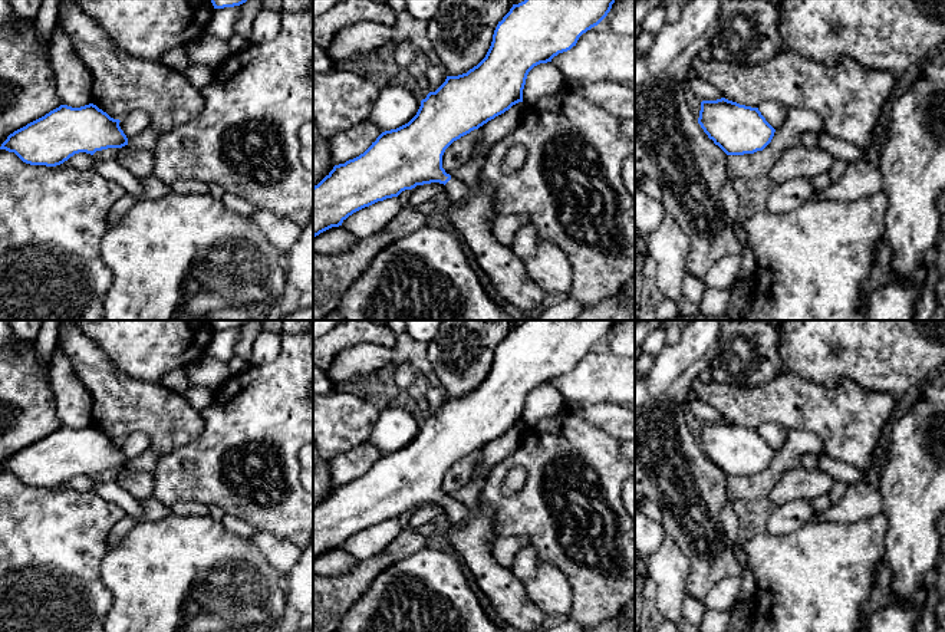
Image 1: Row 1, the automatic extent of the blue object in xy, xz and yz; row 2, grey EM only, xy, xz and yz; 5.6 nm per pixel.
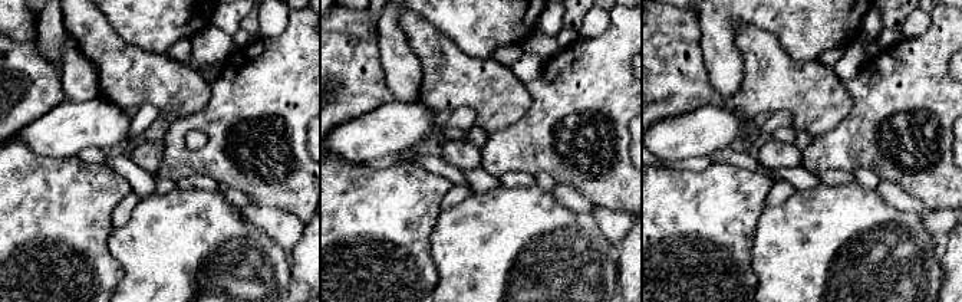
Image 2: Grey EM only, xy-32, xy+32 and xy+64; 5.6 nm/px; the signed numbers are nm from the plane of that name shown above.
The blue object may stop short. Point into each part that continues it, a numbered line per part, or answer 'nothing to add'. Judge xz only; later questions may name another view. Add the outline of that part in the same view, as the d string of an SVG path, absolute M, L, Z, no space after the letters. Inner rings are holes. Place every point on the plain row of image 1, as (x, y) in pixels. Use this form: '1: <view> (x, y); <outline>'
1: xz (455, 512); M451 498L451 501L445 506L445 508L447 508L447 519L451 524L464 523L468 513L468 508L464 504Z

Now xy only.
nothing to add

